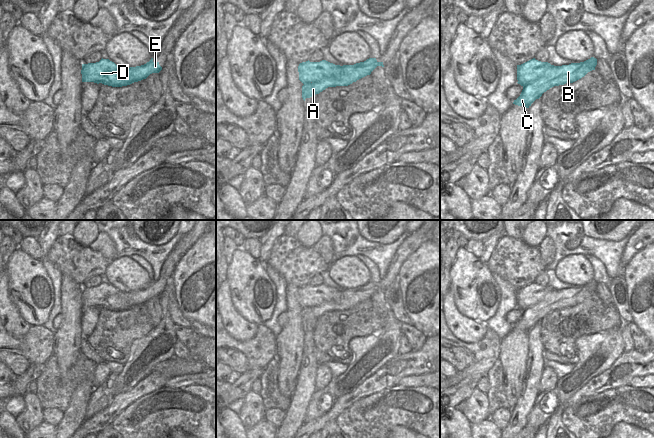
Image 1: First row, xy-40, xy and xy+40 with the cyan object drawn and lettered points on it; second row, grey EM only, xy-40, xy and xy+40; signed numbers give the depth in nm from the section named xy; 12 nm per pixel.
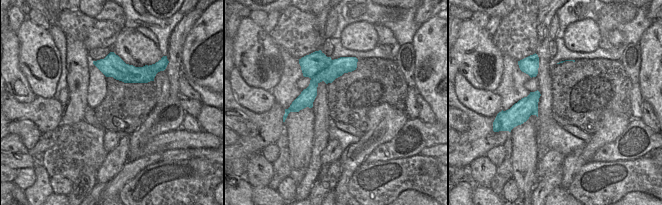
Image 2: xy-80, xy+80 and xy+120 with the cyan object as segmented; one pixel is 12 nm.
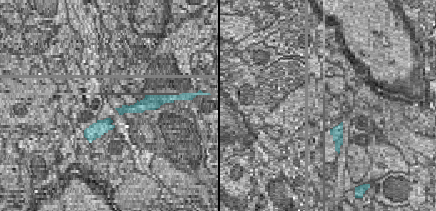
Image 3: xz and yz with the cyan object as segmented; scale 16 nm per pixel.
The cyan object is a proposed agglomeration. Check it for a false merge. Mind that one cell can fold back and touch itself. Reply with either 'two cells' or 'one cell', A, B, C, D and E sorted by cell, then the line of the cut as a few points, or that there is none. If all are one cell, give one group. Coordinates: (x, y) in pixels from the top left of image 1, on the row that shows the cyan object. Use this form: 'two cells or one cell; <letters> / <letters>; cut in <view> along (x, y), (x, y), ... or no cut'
two cells; A B C / D E; cut in xy-40 along (120, 69), (125, 74), (139, 74), (146, 70)

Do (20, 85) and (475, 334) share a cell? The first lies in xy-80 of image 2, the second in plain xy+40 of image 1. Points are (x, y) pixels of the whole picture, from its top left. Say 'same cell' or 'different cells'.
same cell

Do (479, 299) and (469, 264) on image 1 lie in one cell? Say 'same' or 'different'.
same

